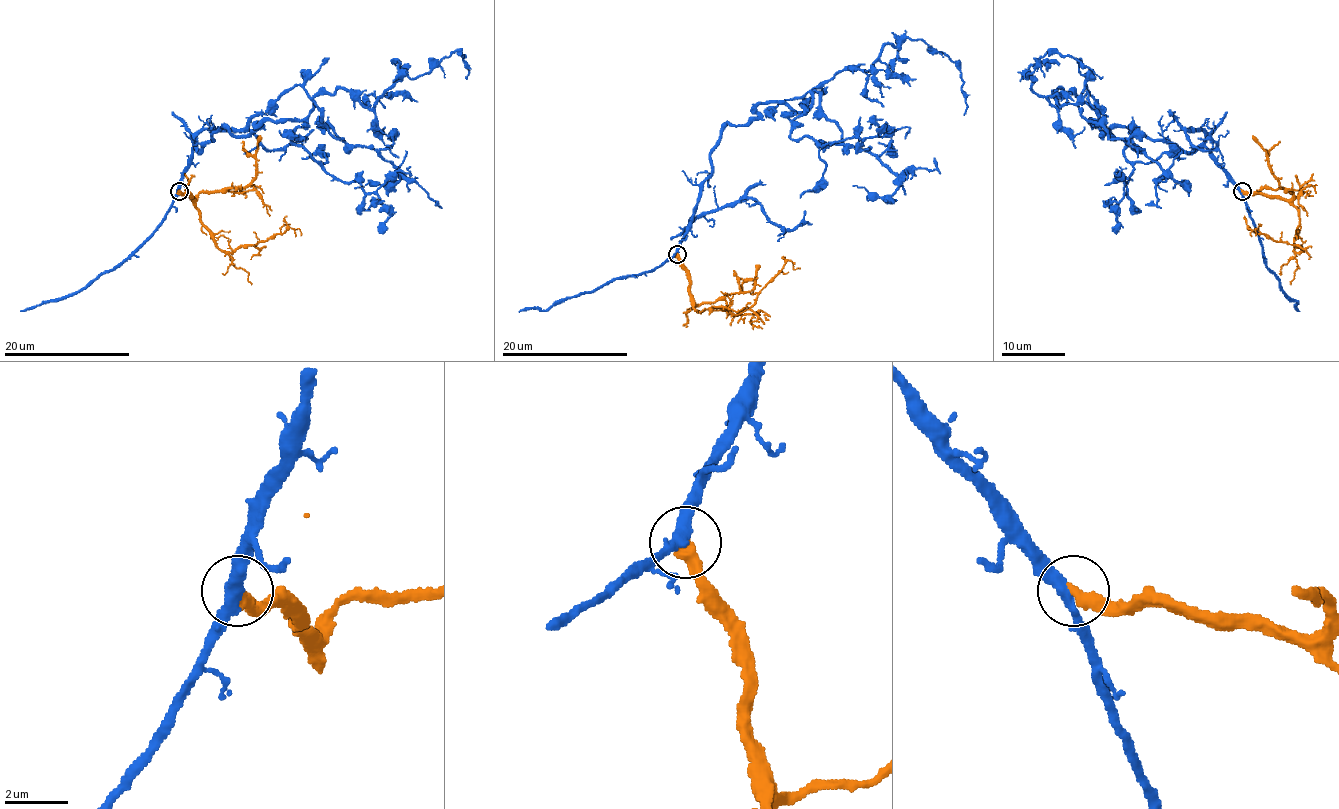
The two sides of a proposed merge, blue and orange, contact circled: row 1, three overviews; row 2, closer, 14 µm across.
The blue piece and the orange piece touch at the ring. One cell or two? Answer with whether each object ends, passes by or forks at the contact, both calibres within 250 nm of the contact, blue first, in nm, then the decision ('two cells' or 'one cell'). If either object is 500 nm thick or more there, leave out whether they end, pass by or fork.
blue passes by | orange ends | 360/440 nm | one cell

